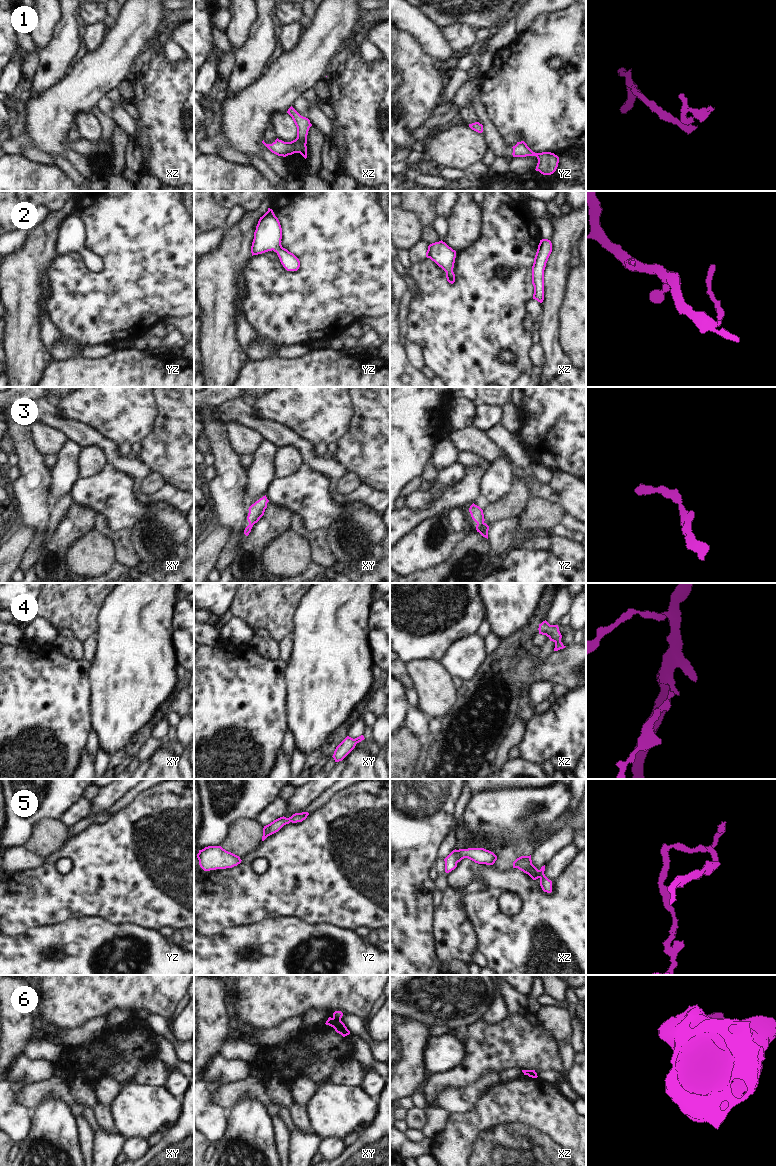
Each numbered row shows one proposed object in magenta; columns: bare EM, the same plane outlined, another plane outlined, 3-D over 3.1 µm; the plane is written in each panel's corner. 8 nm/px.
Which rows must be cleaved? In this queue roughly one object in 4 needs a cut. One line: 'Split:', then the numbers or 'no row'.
Split: 6

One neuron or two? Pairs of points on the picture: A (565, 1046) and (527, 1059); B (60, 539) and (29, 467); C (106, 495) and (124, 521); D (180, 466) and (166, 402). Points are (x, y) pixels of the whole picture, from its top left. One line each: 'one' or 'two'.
A: two
B: two
C: one
D: one

